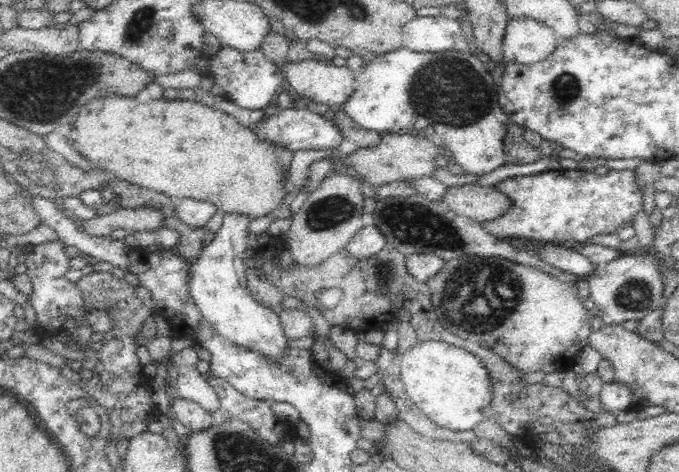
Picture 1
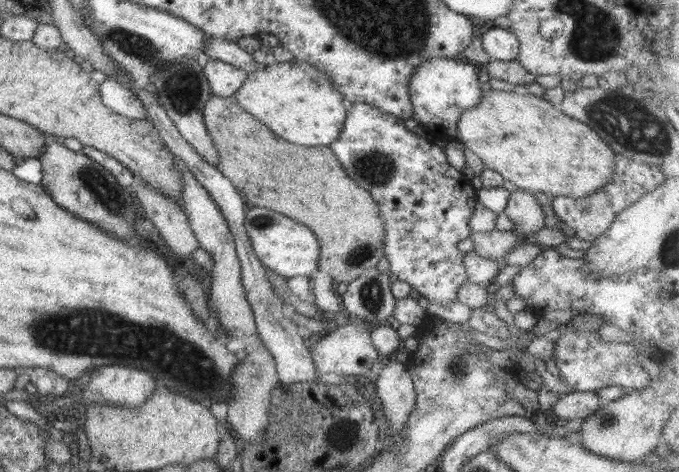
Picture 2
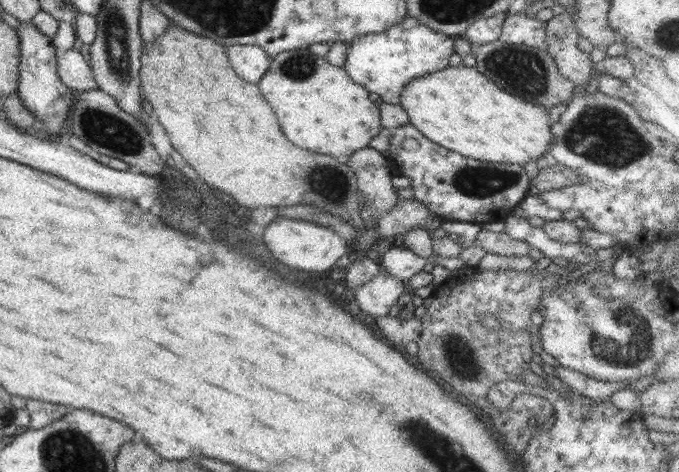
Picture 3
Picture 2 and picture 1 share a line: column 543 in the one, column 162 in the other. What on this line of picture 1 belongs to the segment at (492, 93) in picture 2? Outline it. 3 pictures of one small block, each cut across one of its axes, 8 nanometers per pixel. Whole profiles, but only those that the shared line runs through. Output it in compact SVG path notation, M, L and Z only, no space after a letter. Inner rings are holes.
M120 95L95 98L79 110L70 135L76 137L78 154L94 160L99 169L157 193L210 202L226 213L246 215L250 220L290 202L284 197L288 177L284 177L276 156L268 155L272 143L260 138L252 126L244 127L233 115L198 101L162 98L139 102L135 96Z

